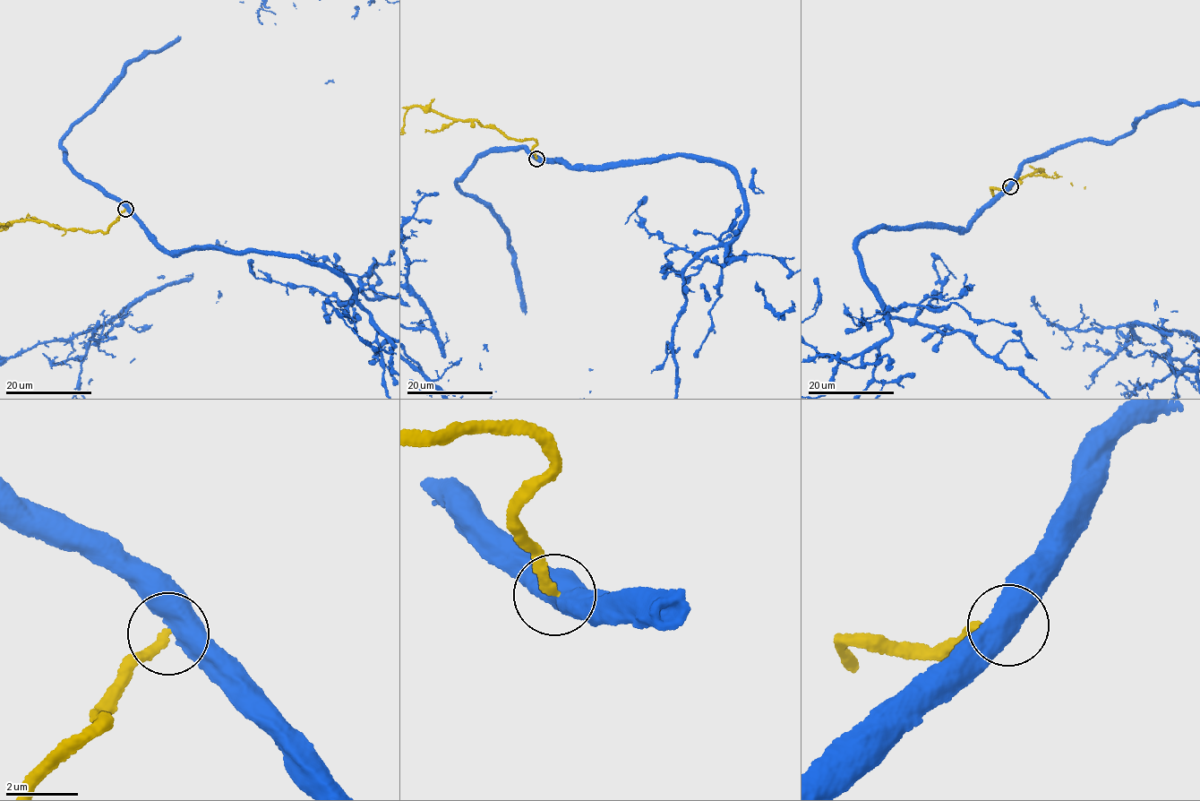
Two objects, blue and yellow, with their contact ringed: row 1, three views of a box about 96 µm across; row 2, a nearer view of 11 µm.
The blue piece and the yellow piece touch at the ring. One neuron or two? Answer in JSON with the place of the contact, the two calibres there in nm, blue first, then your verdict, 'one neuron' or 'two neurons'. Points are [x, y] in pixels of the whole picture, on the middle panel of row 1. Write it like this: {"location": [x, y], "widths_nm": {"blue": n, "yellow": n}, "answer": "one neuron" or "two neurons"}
{"location": [536, 159], "widths_nm": {"blue": 550, "yellow": 240}, "answer": "two neurons"}

